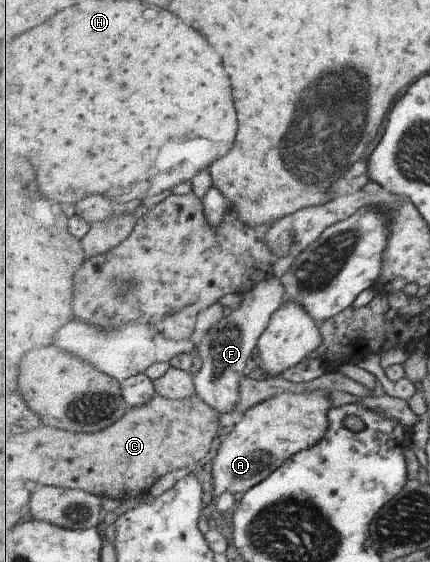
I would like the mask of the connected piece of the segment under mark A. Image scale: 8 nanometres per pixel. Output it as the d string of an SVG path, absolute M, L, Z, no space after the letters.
M317 389L312 392L289 392L275 396L258 406L241 414L228 434L226 440L218 445L218 455L214 459L214 497L219 497L226 490L233 494L242 492L244 495L271 477L287 460L299 452L314 448L323 438L327 437L331 429L331 410L334 400L328 390Z

